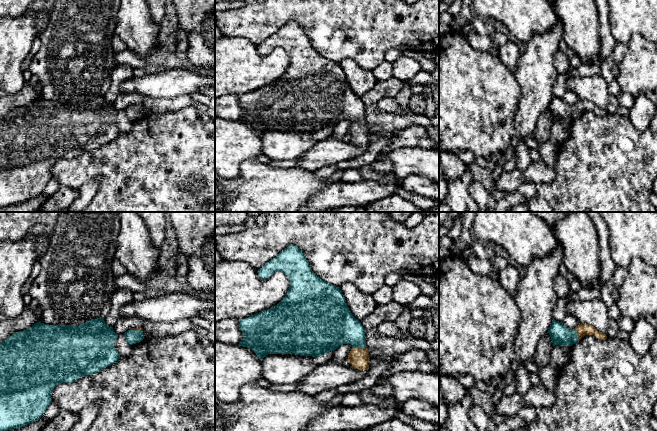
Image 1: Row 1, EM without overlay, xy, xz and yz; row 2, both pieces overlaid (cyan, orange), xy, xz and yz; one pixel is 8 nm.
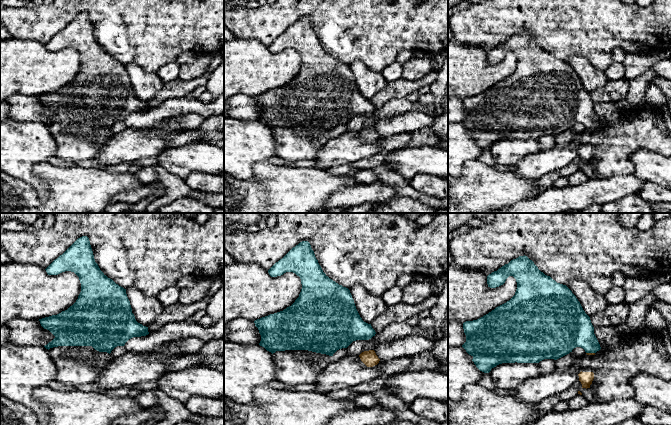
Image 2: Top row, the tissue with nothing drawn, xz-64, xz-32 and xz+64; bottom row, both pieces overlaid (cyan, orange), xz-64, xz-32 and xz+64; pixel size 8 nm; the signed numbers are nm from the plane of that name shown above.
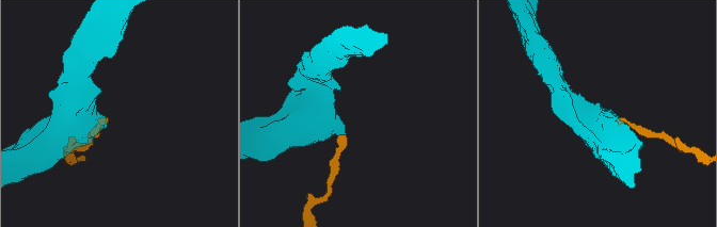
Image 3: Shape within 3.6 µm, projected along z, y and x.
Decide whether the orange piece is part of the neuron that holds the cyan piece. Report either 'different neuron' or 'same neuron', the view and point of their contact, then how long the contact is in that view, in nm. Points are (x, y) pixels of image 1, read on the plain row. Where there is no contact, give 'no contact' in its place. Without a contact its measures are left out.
same neuron; meets cyan in xz at (358, 123); contact 110 nm long

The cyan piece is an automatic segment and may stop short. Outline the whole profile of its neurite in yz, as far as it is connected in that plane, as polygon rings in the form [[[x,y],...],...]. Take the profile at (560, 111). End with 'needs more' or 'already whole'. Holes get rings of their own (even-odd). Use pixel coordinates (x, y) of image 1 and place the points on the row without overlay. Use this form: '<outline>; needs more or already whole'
[[[553,96],[547,108],[553,121],[572,122],[585,111],[594,111],[596,114],[605,116],[605,109],[598,108],[589,100],[580,100],[574,105],[567,104],[562,98]]]; needs more

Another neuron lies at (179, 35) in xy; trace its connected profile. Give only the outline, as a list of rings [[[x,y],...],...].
[[[178,28],[172,35],[172,39],[174,43],[178,41],[188,41],[188,33],[185,30]]]

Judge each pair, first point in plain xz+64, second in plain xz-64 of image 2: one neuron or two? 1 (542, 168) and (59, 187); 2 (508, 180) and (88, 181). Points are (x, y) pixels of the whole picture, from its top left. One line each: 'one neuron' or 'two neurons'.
1: two neurons
2: one neuron

